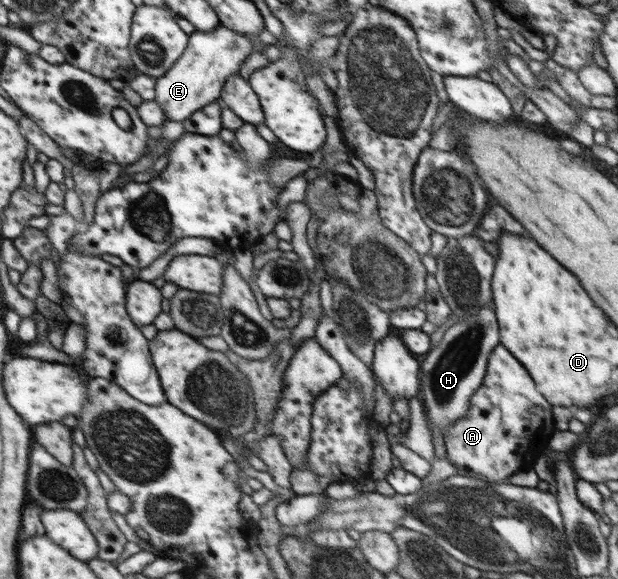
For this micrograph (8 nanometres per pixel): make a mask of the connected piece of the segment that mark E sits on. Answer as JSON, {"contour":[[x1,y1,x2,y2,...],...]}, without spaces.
{"contour":[[223,24,214,31,195,30,189,35,188,46,178,62,164,76,156,78,155,101,164,110,168,120,184,122,202,107,221,102,221,91,226,79,240,73,240,65,250,57,252,51,276,44,278,39,266,28,254,35,238,34]]}

